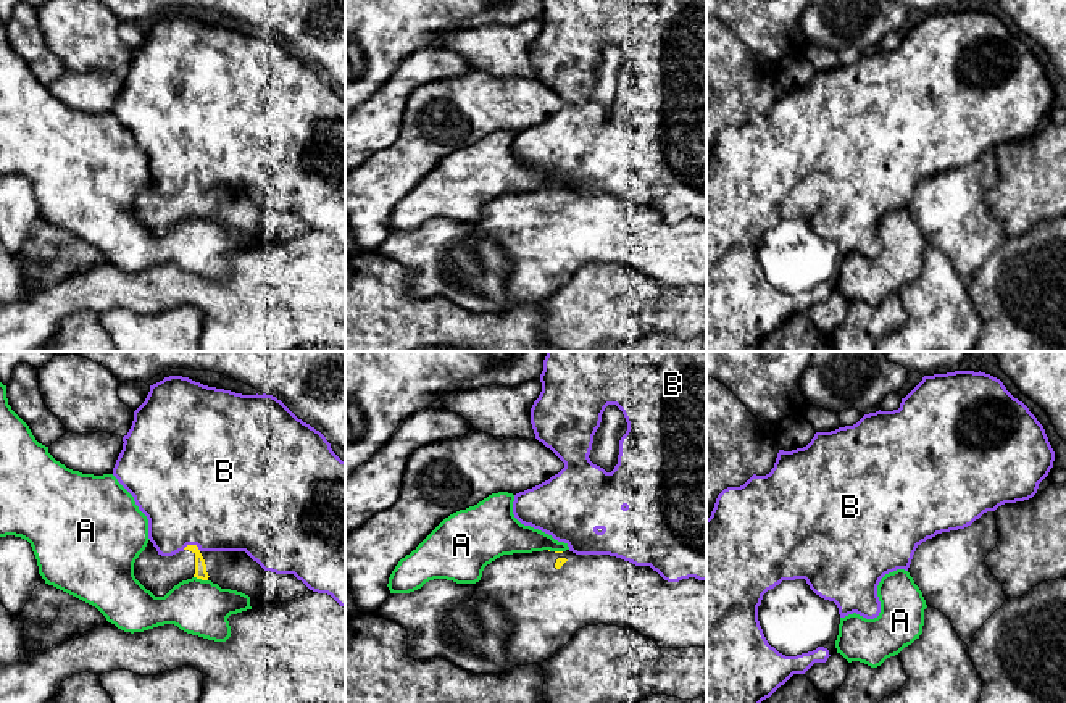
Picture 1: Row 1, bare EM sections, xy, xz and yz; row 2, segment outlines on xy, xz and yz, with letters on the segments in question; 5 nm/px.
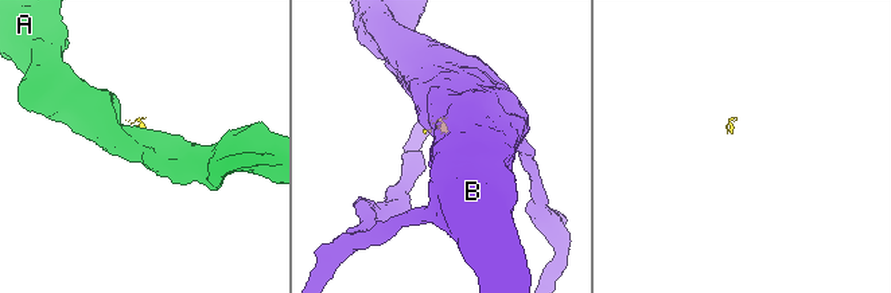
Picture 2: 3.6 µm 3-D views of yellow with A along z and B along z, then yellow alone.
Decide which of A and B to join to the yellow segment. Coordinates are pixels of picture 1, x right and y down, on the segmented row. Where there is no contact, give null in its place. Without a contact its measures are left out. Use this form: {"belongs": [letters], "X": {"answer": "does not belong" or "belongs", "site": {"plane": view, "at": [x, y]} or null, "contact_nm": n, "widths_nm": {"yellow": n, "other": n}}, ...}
{"belongs": [], "A": {"answer": "does not belong", "site": {"plane": "xy", "at": [200, 578]}, "contact_nm": 80, "widths_nm": {"yellow": 60, "other": 280}}, "B": {"answer": "does not belong", "site": {"plane": "xy", "at": [192, 545]}, "contact_nm": 100, "widths_nm": {"yellow": 60, "other": 500}}}

